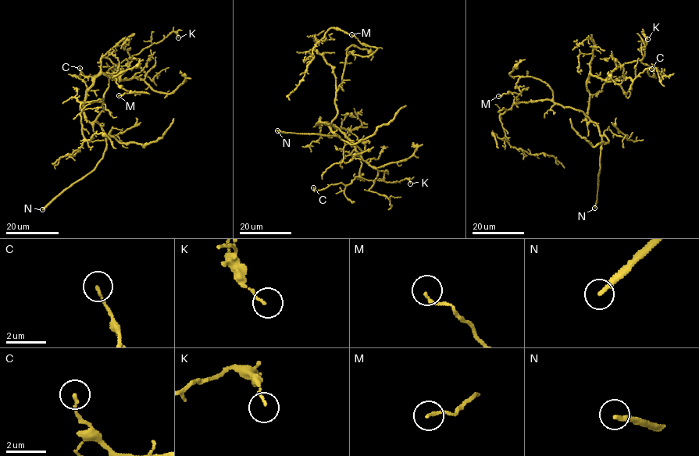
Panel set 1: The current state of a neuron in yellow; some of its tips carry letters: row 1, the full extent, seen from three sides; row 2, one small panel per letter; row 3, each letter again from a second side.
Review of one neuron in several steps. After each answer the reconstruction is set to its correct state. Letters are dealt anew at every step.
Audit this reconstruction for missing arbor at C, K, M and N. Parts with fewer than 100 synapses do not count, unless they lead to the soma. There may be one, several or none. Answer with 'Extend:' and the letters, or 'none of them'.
Extend: N

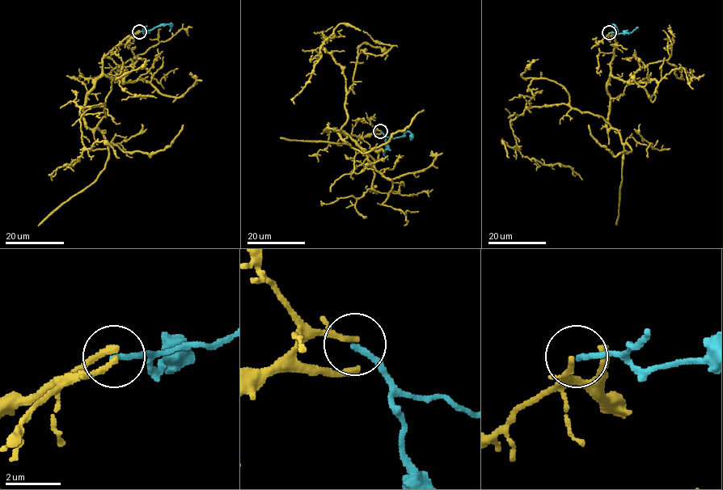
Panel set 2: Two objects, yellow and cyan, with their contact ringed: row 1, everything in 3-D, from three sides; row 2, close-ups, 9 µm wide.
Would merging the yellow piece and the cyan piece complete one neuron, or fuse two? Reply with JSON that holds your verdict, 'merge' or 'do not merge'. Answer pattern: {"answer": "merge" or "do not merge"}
{"answer": "do not merge"}

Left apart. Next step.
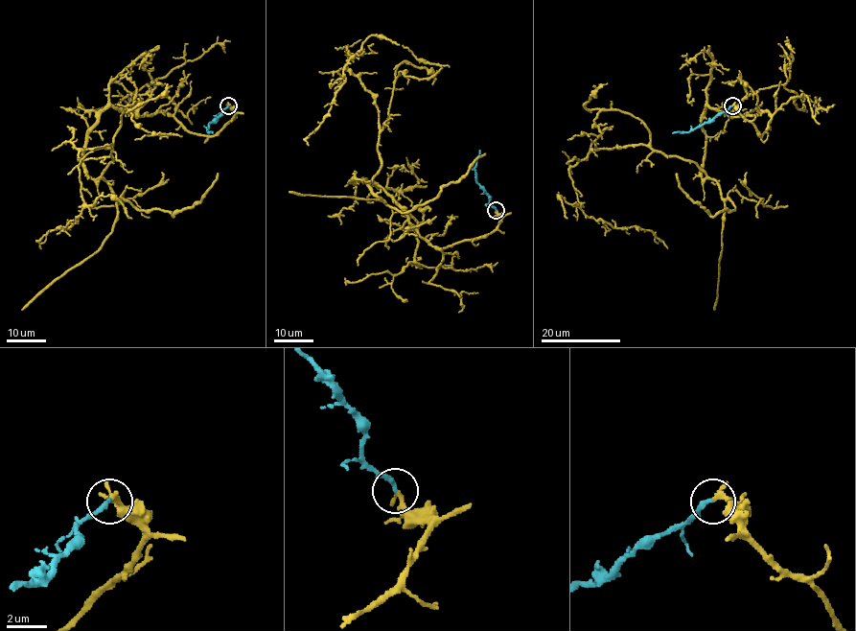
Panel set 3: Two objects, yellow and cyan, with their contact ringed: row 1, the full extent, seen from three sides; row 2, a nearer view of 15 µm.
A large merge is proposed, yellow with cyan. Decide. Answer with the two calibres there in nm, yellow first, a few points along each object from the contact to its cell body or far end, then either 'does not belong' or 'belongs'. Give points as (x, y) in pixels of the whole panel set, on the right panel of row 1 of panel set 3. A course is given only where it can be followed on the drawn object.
280/240 nm | yellow via (732, 105), (760, 135), (771, 119), (706, 106), (704, 178), (633, 144), (569, 169), (588, 217), (667, 248) | cyan via (732, 105), (690, 131), (672, 133) | belongs

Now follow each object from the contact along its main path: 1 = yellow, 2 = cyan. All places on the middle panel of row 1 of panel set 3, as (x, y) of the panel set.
1: (496, 210), (492, 232), (435, 248), (351, 181), (381, 160), (347, 47), (308, 145)
2: (496, 210), (489, 202), (489, 195), (476, 180), (479, 150)

